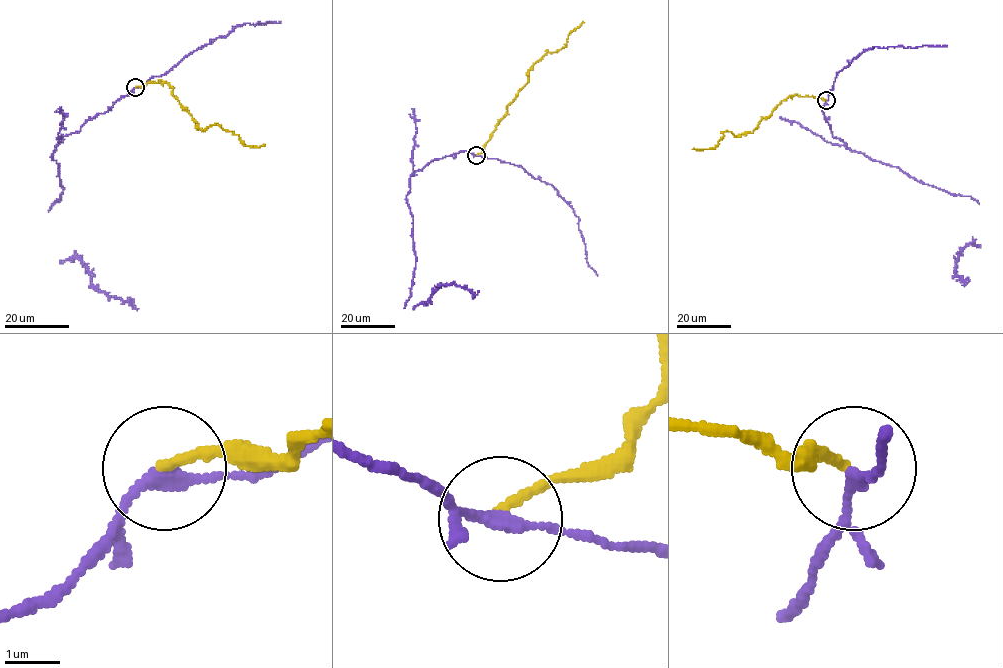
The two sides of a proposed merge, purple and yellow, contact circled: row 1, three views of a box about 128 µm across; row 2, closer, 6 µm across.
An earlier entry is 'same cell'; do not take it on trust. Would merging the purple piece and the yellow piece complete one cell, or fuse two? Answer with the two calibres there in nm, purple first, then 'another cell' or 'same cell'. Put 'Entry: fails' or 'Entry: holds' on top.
Entry: fails
calibres 220 and 150 nm; another cell

